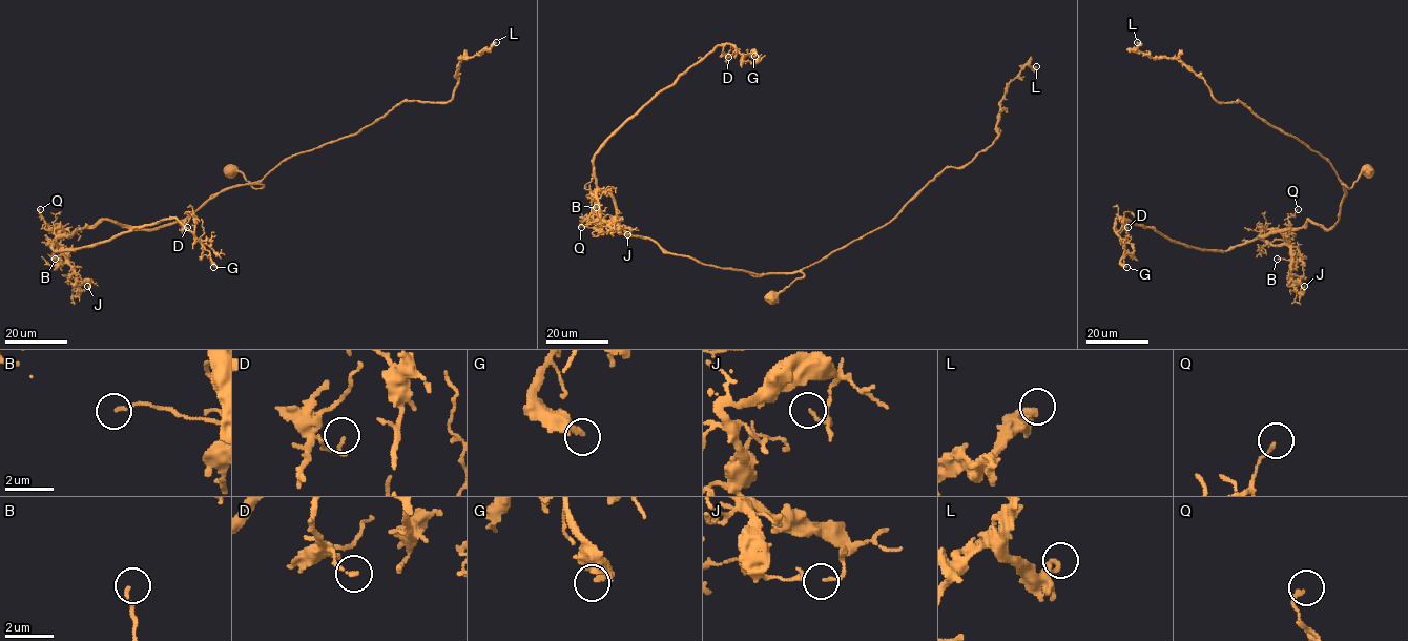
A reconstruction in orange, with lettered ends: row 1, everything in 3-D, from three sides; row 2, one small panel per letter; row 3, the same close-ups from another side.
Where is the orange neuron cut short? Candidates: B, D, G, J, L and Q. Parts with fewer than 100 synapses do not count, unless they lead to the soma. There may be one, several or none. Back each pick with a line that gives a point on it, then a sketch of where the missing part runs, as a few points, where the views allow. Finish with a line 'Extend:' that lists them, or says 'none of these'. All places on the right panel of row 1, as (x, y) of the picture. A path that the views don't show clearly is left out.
Extend: none of these

